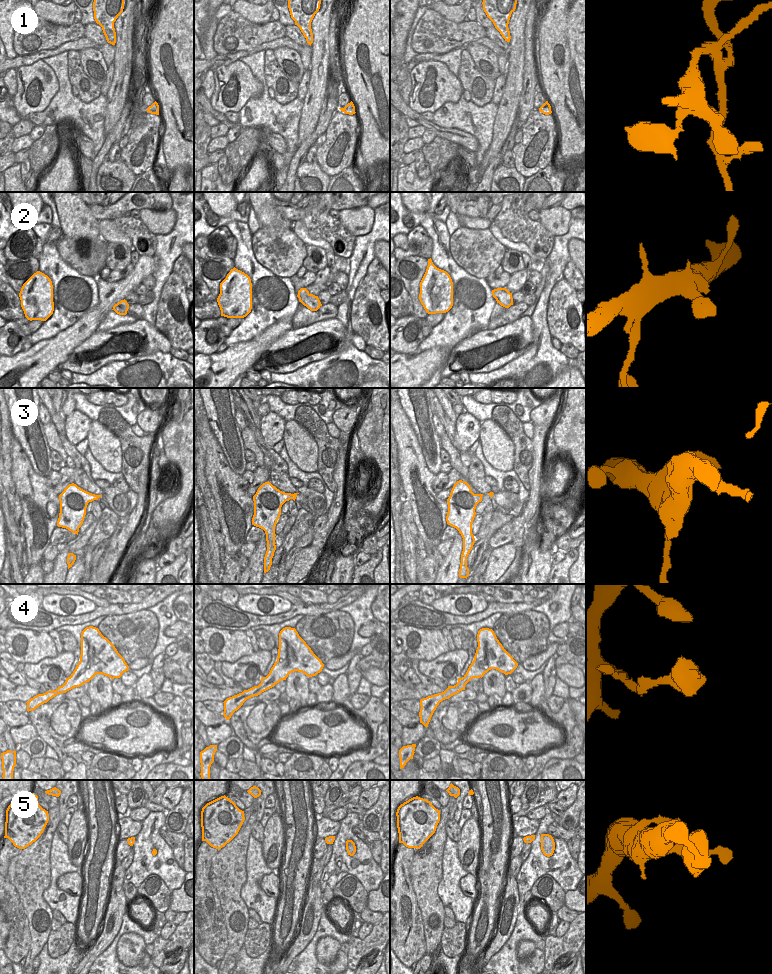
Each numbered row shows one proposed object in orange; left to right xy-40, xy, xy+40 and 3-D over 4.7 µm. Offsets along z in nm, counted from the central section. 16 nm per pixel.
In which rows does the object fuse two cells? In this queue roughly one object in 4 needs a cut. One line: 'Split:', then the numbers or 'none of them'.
Split: 1, 3.

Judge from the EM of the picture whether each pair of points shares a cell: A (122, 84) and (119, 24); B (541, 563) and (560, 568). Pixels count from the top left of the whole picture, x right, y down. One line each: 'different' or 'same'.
A: same
B: different

